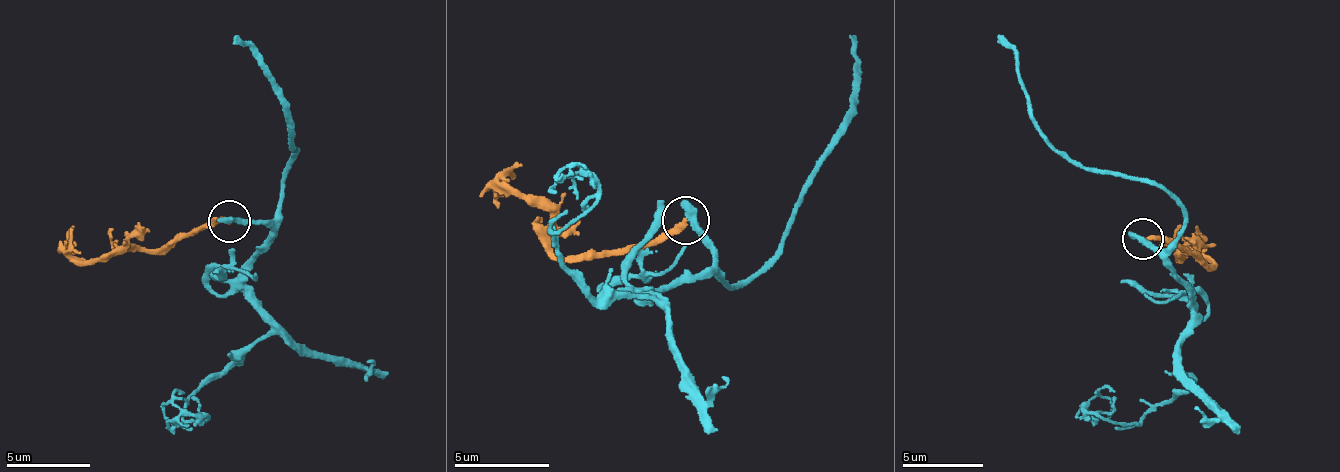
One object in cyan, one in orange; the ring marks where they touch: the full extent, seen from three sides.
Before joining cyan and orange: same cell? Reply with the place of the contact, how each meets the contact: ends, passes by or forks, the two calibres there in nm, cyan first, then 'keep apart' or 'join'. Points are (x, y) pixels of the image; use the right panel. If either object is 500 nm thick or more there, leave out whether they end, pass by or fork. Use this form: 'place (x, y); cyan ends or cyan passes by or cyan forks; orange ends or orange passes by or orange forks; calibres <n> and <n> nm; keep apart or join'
place (1142, 239); cyan ends; orange ends; calibres 480 and 300 nm; keep apart

